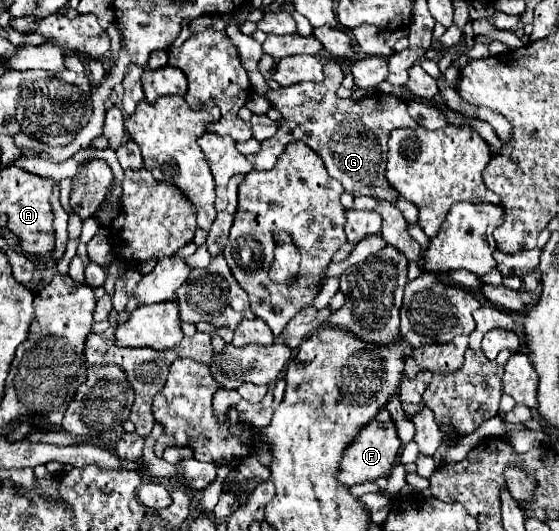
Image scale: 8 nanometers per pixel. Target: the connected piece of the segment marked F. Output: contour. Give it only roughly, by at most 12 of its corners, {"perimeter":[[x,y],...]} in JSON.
{"perimeter":[[387,409],[349,443],[337,479],[385,477],[401,439]]}

